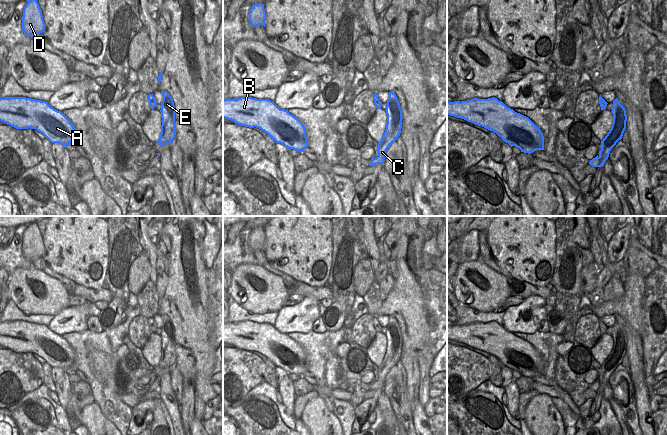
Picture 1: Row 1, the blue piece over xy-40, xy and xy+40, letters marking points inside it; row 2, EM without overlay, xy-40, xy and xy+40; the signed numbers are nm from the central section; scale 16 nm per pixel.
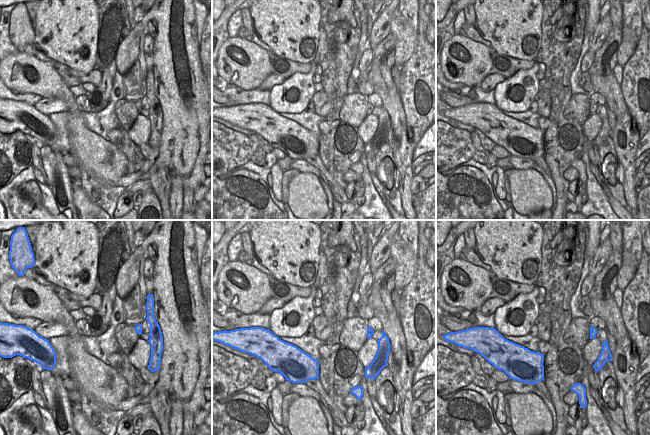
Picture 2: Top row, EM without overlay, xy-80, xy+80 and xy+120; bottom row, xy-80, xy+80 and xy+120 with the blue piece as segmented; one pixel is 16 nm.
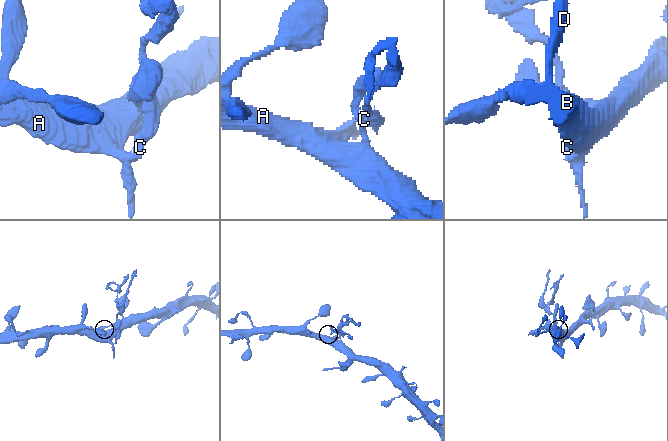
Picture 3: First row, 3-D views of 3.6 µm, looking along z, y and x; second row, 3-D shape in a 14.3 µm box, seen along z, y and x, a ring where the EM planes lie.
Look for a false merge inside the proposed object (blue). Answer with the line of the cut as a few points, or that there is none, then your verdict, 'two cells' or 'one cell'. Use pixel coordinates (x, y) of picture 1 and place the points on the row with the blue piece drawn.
cut in xy+40 along (598, 157), (604, 162); two cells

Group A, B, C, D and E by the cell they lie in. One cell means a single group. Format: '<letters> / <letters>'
A B D / C E

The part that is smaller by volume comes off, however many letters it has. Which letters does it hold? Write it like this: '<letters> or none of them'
C, E.

